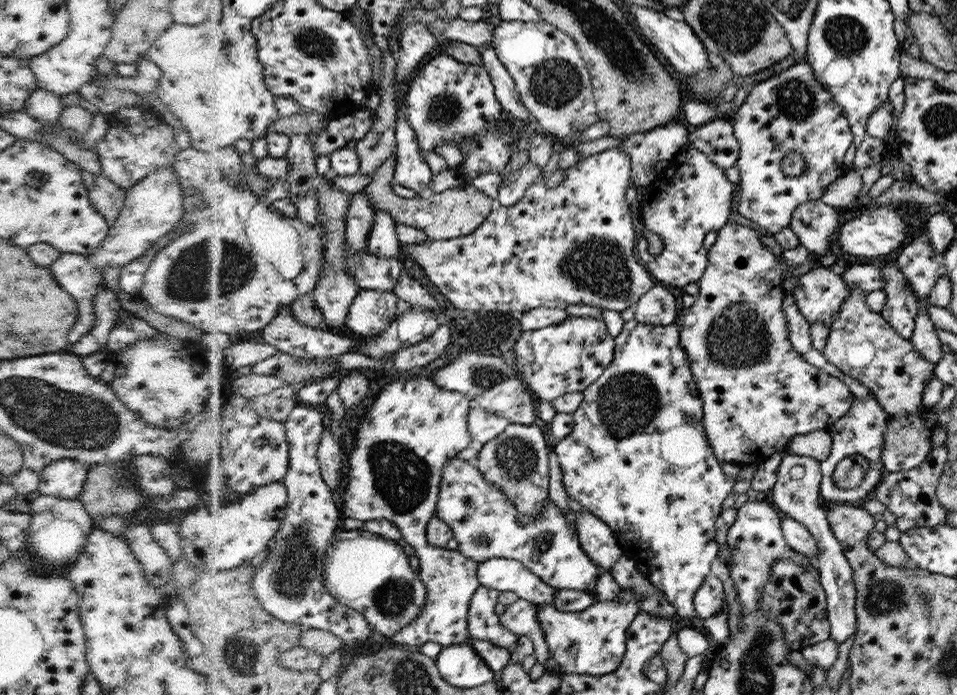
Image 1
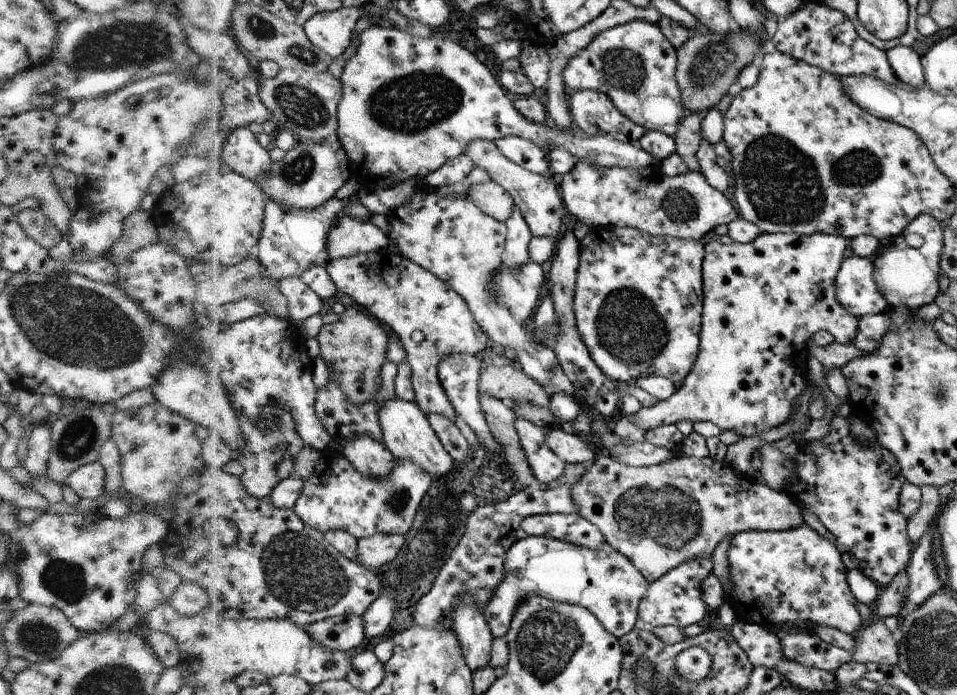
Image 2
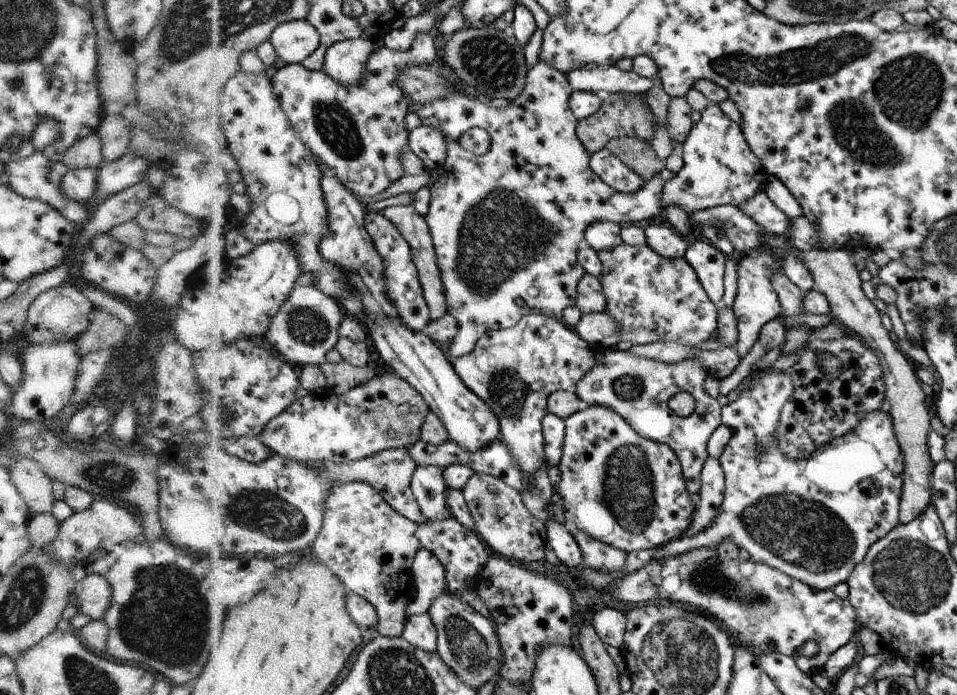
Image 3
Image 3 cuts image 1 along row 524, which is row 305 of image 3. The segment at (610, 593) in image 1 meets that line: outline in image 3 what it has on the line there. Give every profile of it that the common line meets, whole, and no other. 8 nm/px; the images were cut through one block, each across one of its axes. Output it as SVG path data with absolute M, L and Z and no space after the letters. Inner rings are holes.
M537 62L532 65L528 81L526 81L524 92L521 96L511 100L504 108L493 107L489 103L484 104L479 100L473 100L458 94L458 91L449 95L446 99L417 105L417 113L421 114L424 125L434 125L442 127L447 134L449 142L449 157L445 162L444 168L440 171L440 179L431 186L431 201L427 220L435 240L435 247L439 258L439 265L442 271L442 278L446 285L446 292L449 304L449 314L452 313L460 323L458 336L447 347L447 352L452 360L462 357L475 348L476 342L480 340L482 334L489 331L498 331L516 325L525 314L538 313L548 315L554 318L560 318L564 310L574 307L577 300L577 286L581 282L581 278L585 276L585 267L582 266L580 259L577 257L580 252L584 240L585 230L595 222L606 222L624 224L624 222L640 222L640 220L648 220L658 216L664 209L661 206L661 194L664 190L665 183L656 175L652 177L645 185L633 193L621 193L614 190L609 184L606 184L589 165L590 155L584 149L576 128L578 120L569 106L569 100L572 96L573 87L570 86L568 76L562 74L557 68L551 67L548 63ZM470 128L484 128L490 135L491 143L484 155L474 155L474 153L465 150L458 143L458 139L466 130Z

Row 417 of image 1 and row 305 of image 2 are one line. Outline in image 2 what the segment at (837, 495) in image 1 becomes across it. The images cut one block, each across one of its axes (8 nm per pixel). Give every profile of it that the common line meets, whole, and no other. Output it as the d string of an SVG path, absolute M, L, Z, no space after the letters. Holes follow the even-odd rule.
M852 254L841 265L837 274L837 299L852 316L862 318L868 315L885 313L889 307L885 295L878 290L877 282L874 282L874 261L869 258L860 258Z

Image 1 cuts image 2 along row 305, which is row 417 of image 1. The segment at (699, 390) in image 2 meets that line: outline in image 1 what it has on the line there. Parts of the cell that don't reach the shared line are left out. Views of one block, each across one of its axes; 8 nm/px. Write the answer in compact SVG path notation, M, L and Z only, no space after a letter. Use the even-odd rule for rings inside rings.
M731 223L729 226L718 232L716 242L709 250L709 264L705 270L704 276L698 282L700 296L696 297L693 305L682 310L678 317L678 324L681 328L681 346L686 351L686 358L690 362L692 376L696 381L698 392L703 400L703 421L704 430L714 454L720 463L739 463L742 466L758 465L776 452L785 452L784 448L788 446L790 438L794 434L804 434L814 430L828 430L837 424L838 419L846 416L854 404L853 391L846 386L842 380L827 374L826 371L820 370L813 366L798 351L789 340L789 327L786 326L786 314L784 314L784 290L782 290L782 268L774 252L768 250L760 239L760 234L756 234L752 228L740 226L740 224Z

